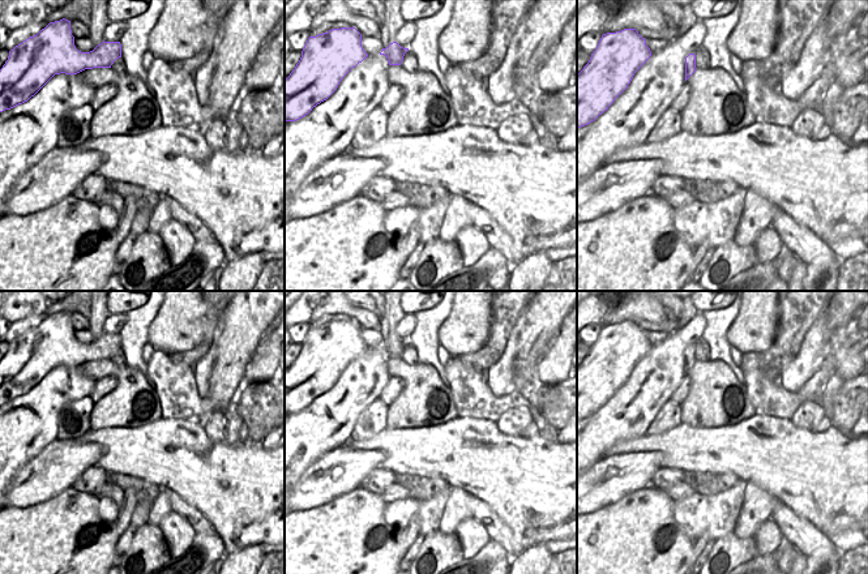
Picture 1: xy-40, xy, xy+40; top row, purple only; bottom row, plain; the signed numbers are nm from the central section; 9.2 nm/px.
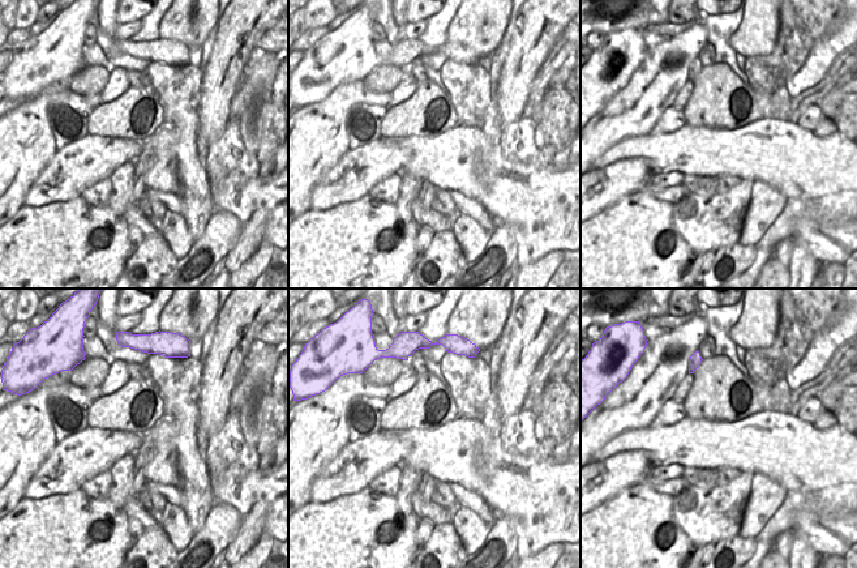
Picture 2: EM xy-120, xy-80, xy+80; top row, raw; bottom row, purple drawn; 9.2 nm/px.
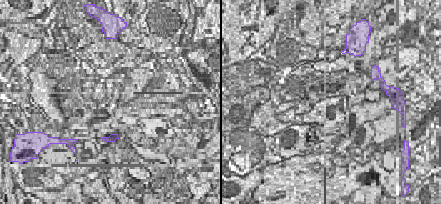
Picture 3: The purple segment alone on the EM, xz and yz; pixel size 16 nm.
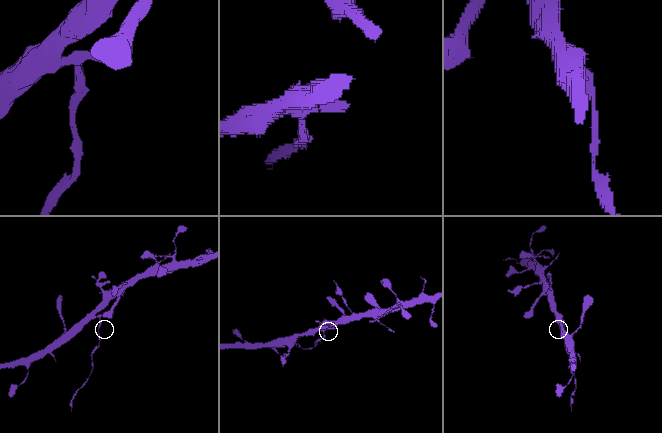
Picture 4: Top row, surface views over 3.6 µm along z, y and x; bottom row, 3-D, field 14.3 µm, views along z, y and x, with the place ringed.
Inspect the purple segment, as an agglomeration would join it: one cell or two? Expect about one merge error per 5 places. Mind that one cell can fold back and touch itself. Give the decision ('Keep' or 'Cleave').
Cleave

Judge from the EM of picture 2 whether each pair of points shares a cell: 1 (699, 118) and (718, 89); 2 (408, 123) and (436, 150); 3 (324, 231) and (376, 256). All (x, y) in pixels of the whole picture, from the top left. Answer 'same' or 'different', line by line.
1: same
2: different
3: same

